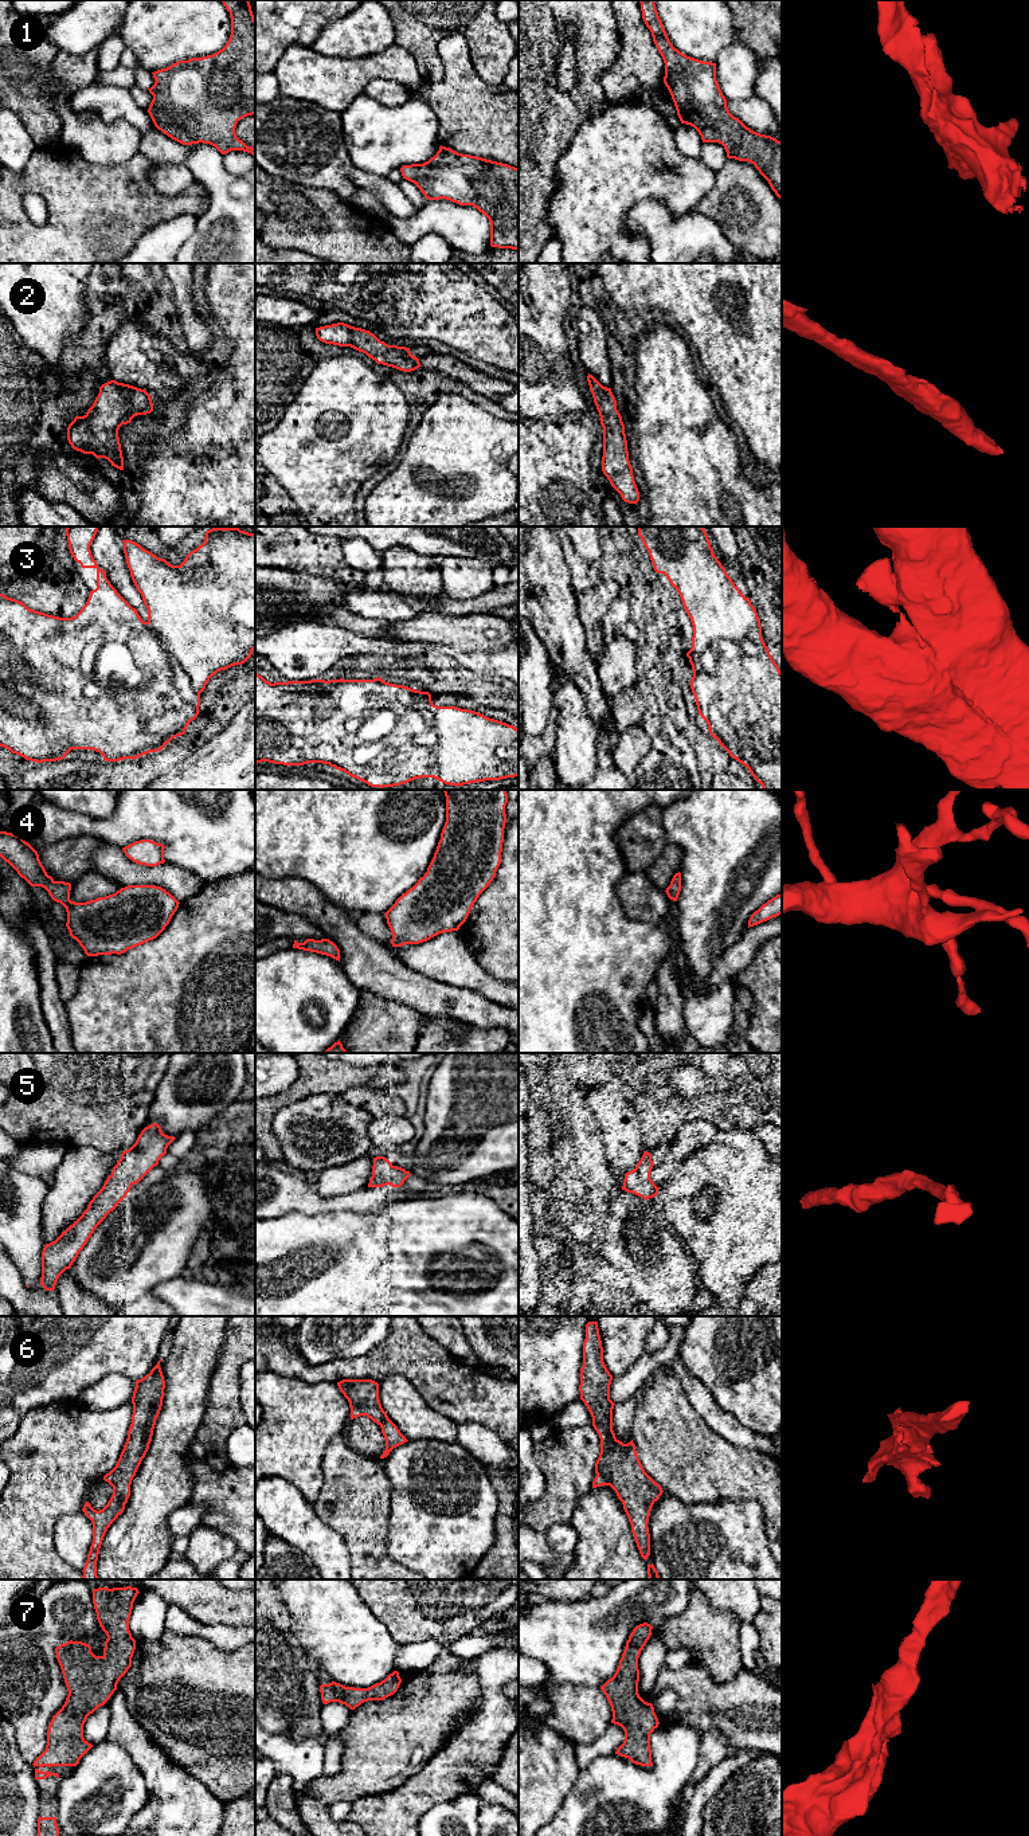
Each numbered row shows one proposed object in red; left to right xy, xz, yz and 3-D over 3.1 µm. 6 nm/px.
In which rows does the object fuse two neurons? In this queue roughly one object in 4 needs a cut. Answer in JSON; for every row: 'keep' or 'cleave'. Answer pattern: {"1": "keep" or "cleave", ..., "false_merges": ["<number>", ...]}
{"1": "keep", "2": "keep", "3": "cleave", "4": "keep", "5": "keep", "6": "keep", "7": "keep", "false_merges": ["3"]}

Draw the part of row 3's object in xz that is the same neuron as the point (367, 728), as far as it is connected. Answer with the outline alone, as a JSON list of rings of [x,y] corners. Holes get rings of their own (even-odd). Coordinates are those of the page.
[[[255,672],[255,763],[269,762],[283,766],[304,766],[308,763],[322,763],[344,771],[352,778],[356,778],[371,787],[394,787],[406,784],[419,778],[438,778],[435,767],[435,751],[433,747],[418,744],[415,737],[427,732],[430,727],[424,723],[419,712],[415,709],[414,696],[415,689],[403,685],[390,684],[379,678],[373,680],[310,680],[310,681],[287,681],[269,682]]]

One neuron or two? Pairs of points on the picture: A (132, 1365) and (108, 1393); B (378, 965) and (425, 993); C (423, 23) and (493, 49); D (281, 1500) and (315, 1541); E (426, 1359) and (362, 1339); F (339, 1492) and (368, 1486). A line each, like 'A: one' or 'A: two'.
A: two
B: one
C: one
D: one
E: two
F: one

